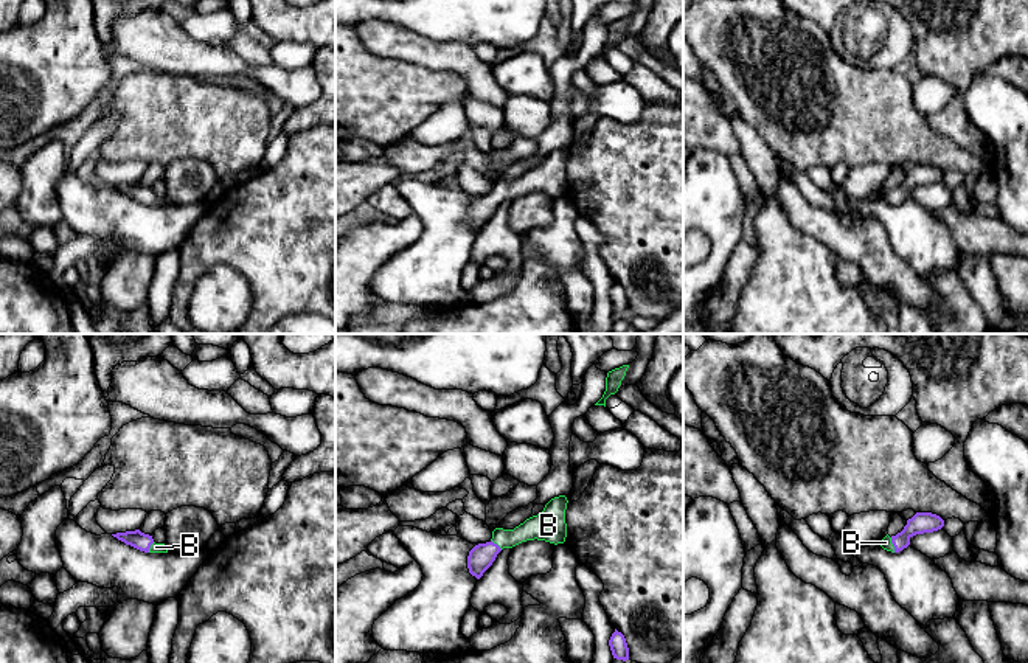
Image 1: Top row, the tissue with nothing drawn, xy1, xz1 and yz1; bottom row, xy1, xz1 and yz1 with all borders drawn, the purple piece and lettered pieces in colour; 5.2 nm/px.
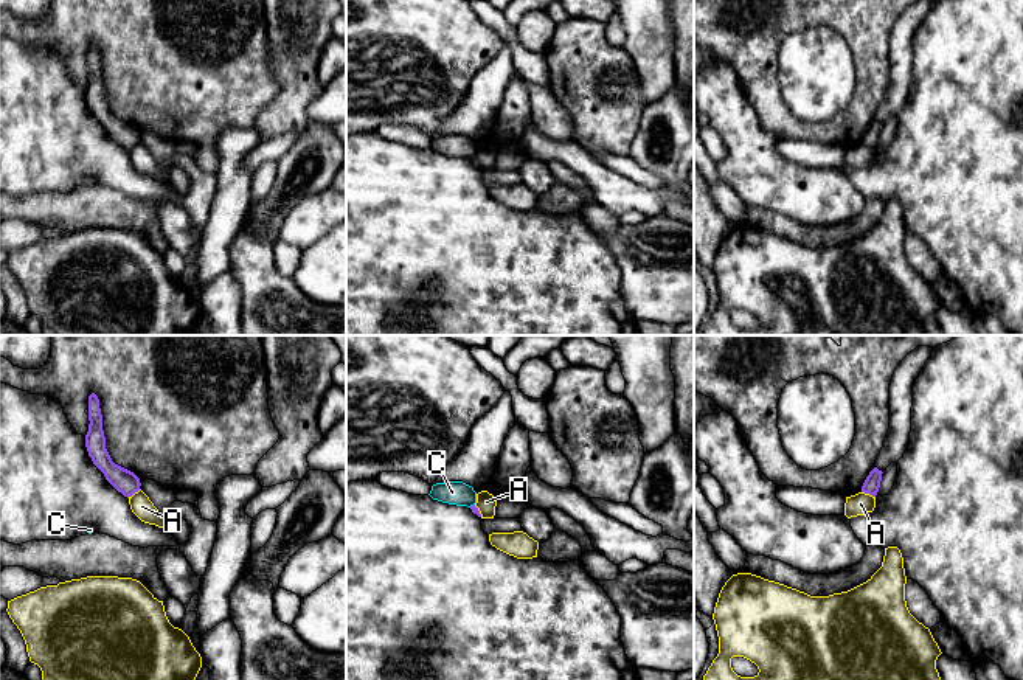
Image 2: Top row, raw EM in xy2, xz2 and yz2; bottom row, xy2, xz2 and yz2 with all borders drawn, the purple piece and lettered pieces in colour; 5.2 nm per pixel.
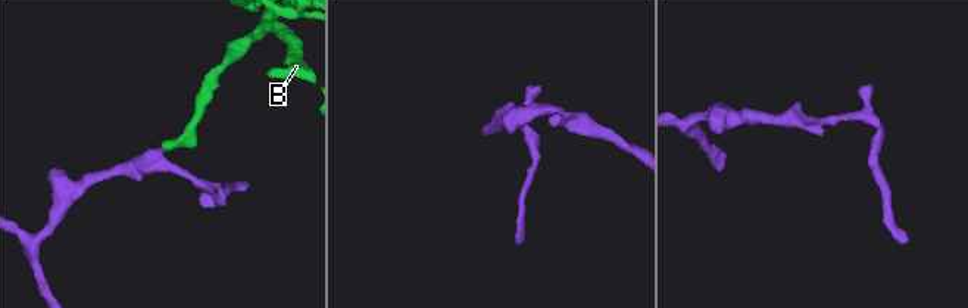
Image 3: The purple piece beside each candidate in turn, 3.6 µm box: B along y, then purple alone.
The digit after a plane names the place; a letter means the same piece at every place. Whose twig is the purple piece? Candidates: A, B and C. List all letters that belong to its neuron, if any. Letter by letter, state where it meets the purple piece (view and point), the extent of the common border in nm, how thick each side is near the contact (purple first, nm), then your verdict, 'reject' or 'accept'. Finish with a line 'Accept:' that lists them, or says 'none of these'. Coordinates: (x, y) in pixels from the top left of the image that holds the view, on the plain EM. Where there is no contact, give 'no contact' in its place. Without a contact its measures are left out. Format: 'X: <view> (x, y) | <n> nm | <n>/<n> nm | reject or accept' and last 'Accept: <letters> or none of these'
A: yz2 (868, 145) | 80 nm | 90/120 nm | reject
B: yz1 (893, 197) | 80 nm | 110/60 nm | accept
C: xz2 (471, 159) | 40 nm | 40/130 nm | reject
Accept: B

